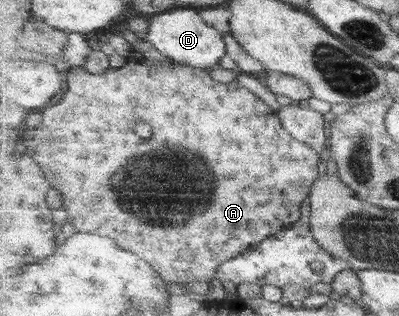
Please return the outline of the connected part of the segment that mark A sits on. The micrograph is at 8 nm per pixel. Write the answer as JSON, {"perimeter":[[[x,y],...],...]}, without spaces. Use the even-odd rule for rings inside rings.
{"perimeter":[[[145,37],[139,38],[136,47],[132,47],[131,53],[127,57],[127,62],[124,66],[119,68],[109,68],[103,73],[98,74],[91,73],[84,67],[72,66],[68,70],[66,83],[68,85],[68,90],[64,93],[64,96],[60,102],[53,105],[53,107],[46,107],[45,109],[41,110],[33,119],[27,119],[22,122],[21,144],[27,147],[24,153],[29,154],[43,168],[45,175],[47,175],[47,179],[51,181],[52,188],[56,189],[63,195],[62,208],[68,213],[68,223],[72,224],[77,232],[96,233],[97,235],[103,237],[113,238],[113,241],[115,241],[122,249],[129,249],[129,252],[133,251],[133,253],[137,253],[137,257],[141,257],[141,259],[147,261],[165,282],[188,286],[192,282],[211,282],[213,279],[217,278],[217,271],[222,264],[232,261],[235,259],[235,257],[241,256],[244,252],[249,252],[250,250],[256,249],[259,244],[261,244],[264,240],[268,240],[268,237],[275,235],[277,231],[281,231],[281,229],[285,229],[292,224],[296,224],[301,219],[303,214],[303,207],[301,207],[301,205],[303,205],[303,201],[308,199],[312,185],[316,183],[316,178],[319,178],[319,171],[317,171],[317,169],[319,169],[319,154],[310,145],[307,145],[305,142],[294,138],[292,134],[290,134],[288,130],[284,128],[278,111],[273,111],[273,109],[271,109],[271,107],[267,105],[263,99],[259,99],[255,93],[251,93],[249,89],[245,89],[245,87],[243,87],[241,83],[238,83],[237,80],[224,84],[215,81],[209,70],[175,63],[175,61],[171,61],[169,57],[165,57],[165,55],[161,53],[161,50],[157,49],[147,39],[147,37]],[[142,121],[145,123],[151,123],[151,125],[153,125],[153,137],[151,137],[151,139],[143,139],[143,137],[136,132],[136,125],[139,125],[142,123]]]}

